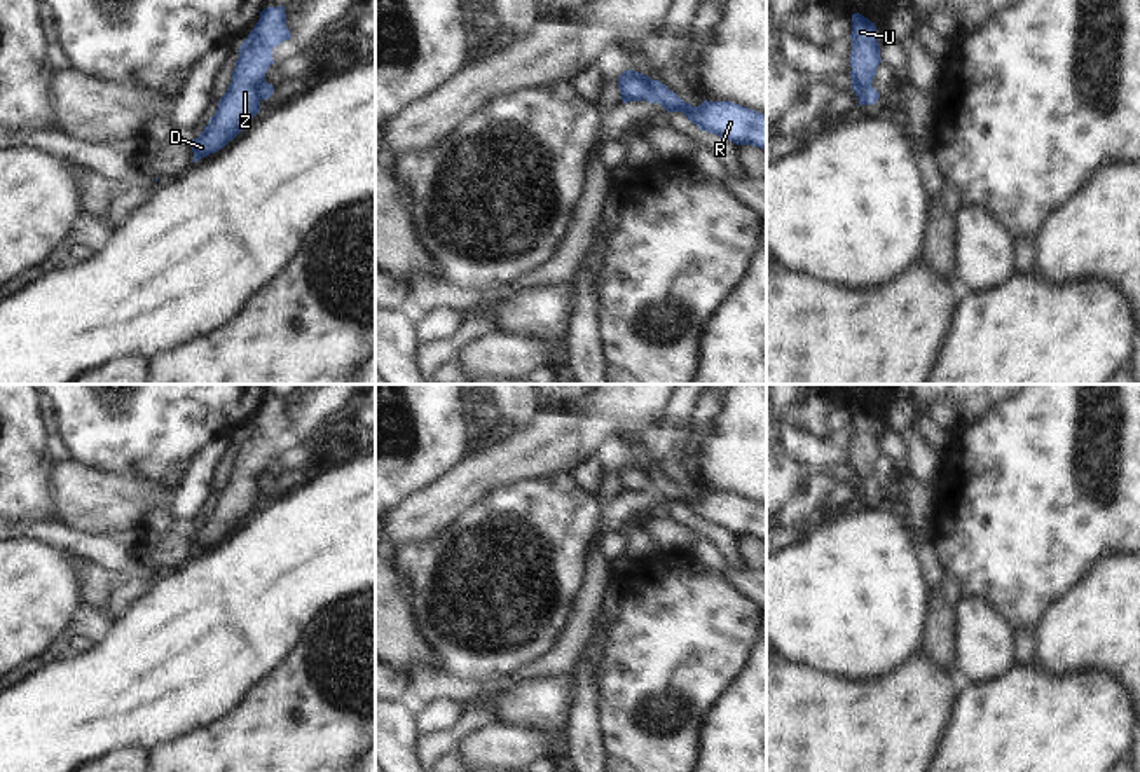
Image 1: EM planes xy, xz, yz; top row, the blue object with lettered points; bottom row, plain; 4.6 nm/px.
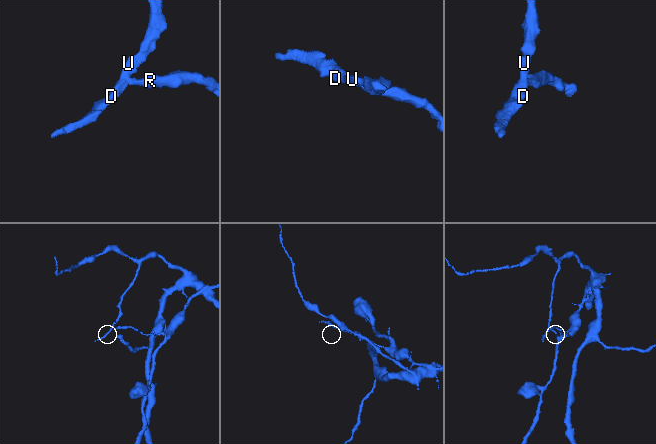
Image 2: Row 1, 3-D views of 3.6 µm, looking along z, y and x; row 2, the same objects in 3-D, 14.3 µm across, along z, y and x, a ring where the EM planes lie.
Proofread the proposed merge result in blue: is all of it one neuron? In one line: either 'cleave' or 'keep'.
cleave

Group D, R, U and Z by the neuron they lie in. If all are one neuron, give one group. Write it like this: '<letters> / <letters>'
D U Z / R

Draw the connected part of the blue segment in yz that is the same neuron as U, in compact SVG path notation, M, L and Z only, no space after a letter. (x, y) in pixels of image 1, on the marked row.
M852 14L852 86L871 86L882 63L876 26L862 14Z

